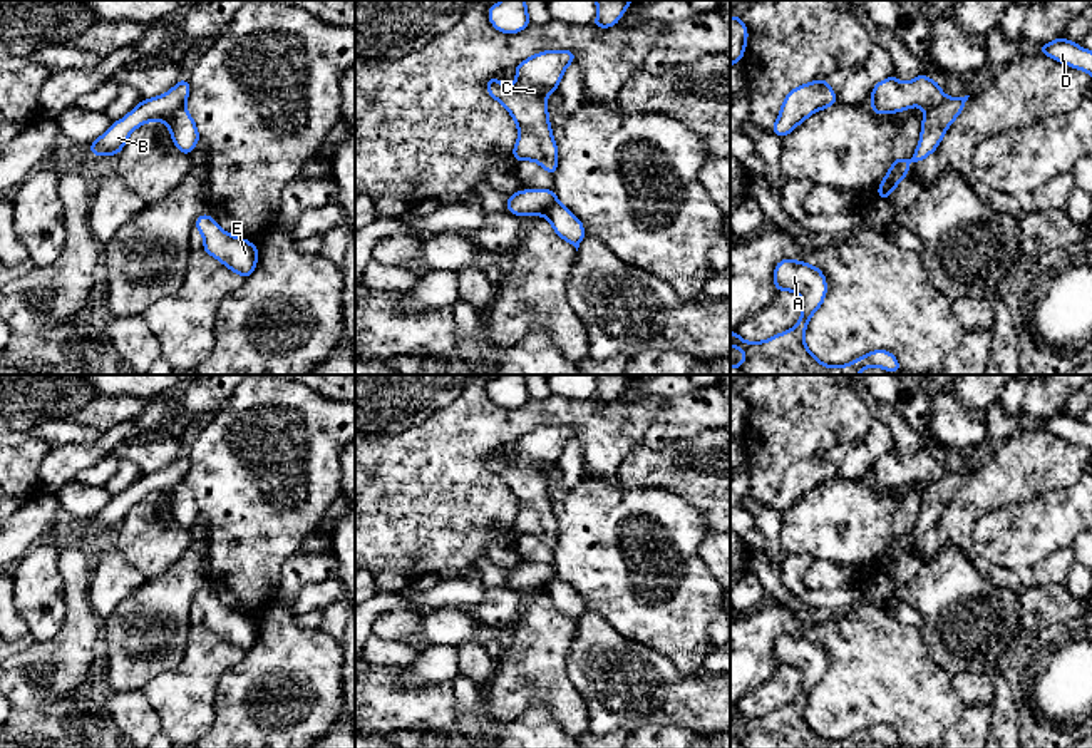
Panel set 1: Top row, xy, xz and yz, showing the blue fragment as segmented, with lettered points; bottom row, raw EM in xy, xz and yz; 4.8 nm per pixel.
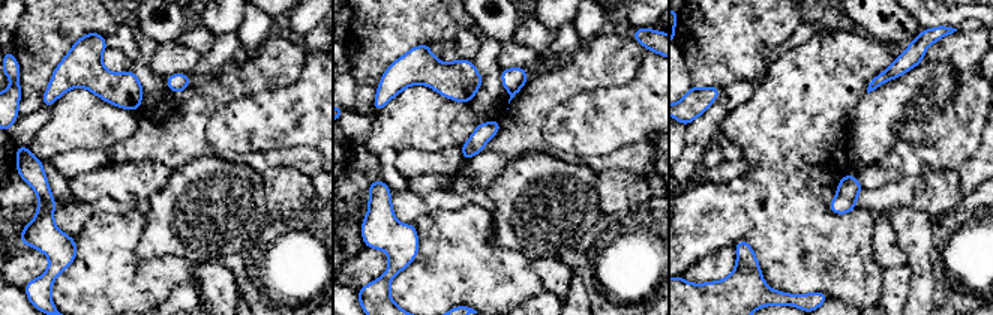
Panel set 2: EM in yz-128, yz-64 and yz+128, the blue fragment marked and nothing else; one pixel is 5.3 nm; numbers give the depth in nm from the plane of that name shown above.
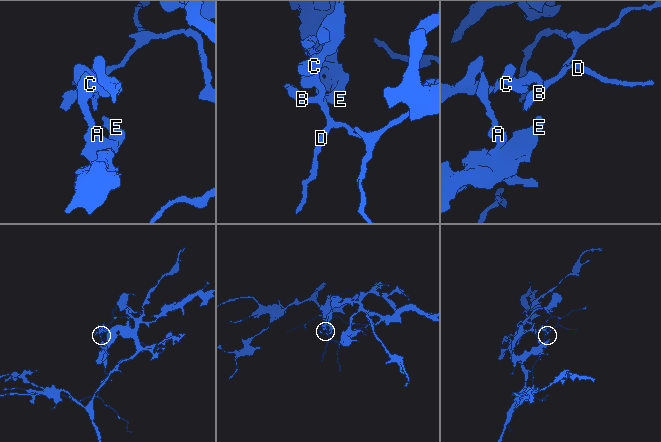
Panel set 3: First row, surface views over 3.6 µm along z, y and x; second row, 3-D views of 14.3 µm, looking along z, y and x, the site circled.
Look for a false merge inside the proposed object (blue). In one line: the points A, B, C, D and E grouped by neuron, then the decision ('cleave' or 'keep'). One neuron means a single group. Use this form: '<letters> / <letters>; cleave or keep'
A B C E / D; cleave

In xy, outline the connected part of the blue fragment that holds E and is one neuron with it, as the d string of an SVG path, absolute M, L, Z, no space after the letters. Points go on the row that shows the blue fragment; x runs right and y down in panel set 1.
M199 214L194 228L203 234L203 251L221 261L226 268L248 279L258 264L258 246L224 233L208 214Z

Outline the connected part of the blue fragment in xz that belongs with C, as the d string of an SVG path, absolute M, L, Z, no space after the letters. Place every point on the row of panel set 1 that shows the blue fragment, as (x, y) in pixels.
M543 50L514 67L513 87L494 75L486 80L487 94L506 107L518 126L519 137L513 147L513 159L536 161L553 177L558 172L558 147L546 97L558 90L564 69L574 60L573 50Z

